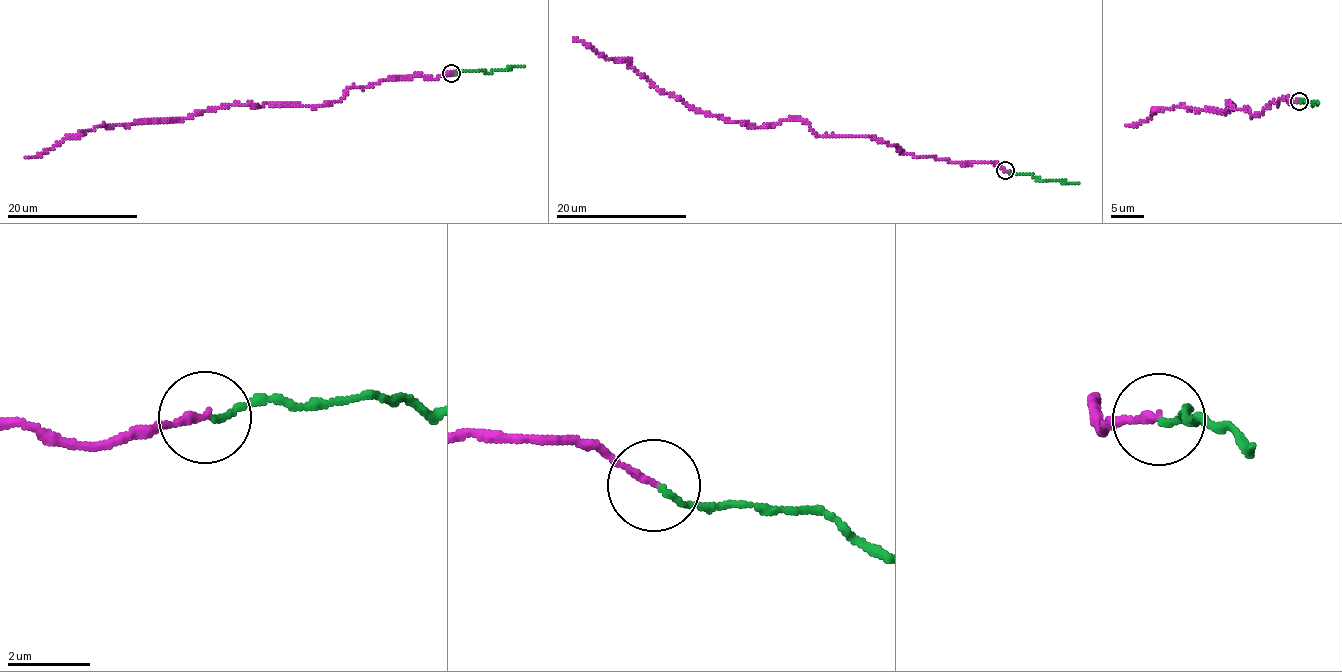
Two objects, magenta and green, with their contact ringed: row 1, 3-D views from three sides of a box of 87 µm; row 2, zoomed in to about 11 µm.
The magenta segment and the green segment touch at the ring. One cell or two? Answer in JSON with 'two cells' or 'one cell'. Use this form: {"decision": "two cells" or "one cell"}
{"decision": "one cell"}

